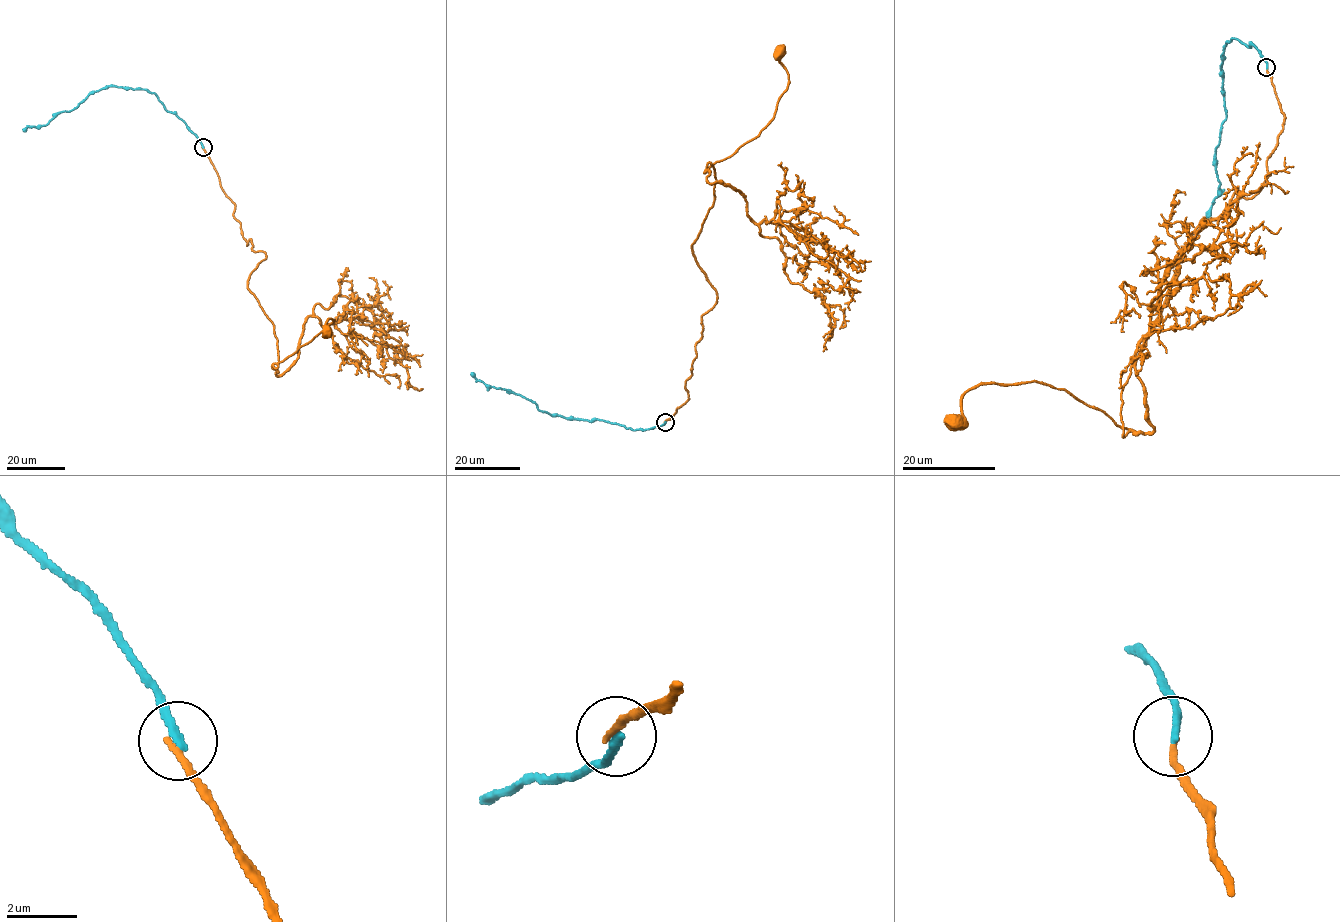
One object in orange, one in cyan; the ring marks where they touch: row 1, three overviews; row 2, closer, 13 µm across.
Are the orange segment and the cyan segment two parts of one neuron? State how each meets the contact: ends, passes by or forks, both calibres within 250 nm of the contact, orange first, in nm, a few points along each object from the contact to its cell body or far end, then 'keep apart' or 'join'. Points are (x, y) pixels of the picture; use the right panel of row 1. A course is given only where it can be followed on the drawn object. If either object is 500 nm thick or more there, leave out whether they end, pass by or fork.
orange ends | cyan ends | 180/200 nm | orange via (1266, 68), (1284, 117), (1267, 179), (1200, 221), (1122, 388), (1123, 425), (1034, 381), (972, 386), (953, 423) | cyan via (1266, 67), (1255, 46), (1232, 38), (1227, 42), (1221, 65), (1226, 117), (1215, 156), (1219, 193), (1206, 217) | keep apart

